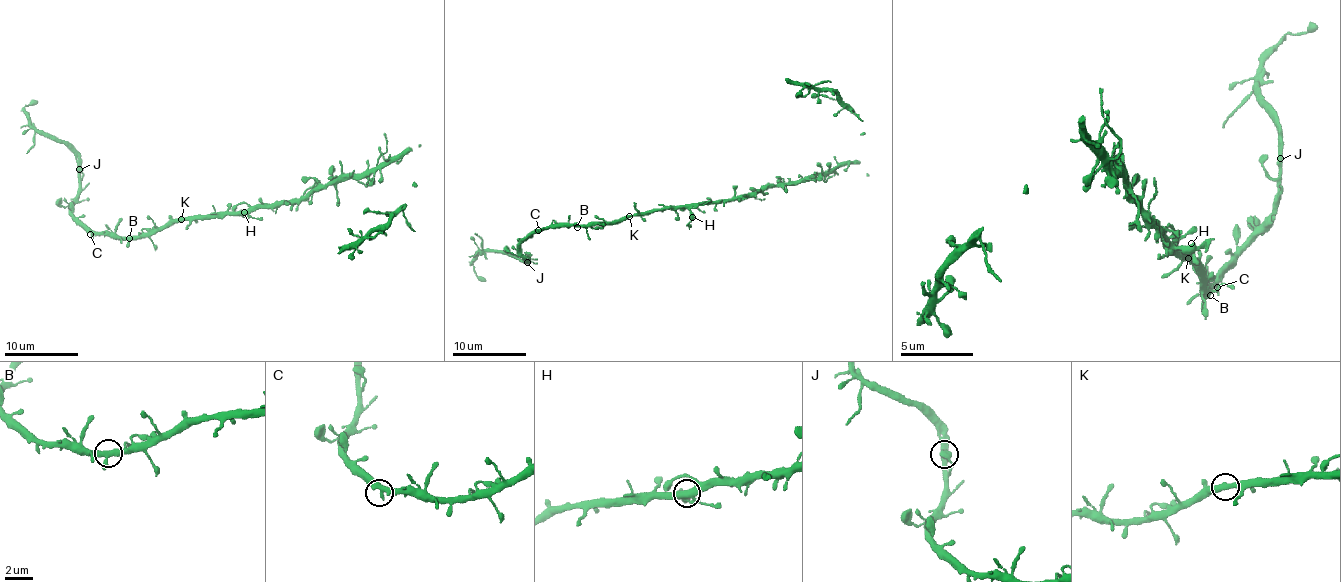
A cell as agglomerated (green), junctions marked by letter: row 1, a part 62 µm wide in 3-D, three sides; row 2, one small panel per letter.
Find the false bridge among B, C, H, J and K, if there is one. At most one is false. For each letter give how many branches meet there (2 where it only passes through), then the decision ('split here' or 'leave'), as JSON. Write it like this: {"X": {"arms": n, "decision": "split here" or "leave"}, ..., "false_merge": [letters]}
{"B": {"arms": 3, "decision": "leave"}, "C": {"arms": 2, "decision": "leave"}, "H": {"arms": 2, "decision": "leave"}, "J": {"arms": 2, "decision": "leave"}, "K": {"arms": 2, "decision": "leave"}, "false_merge": []}

